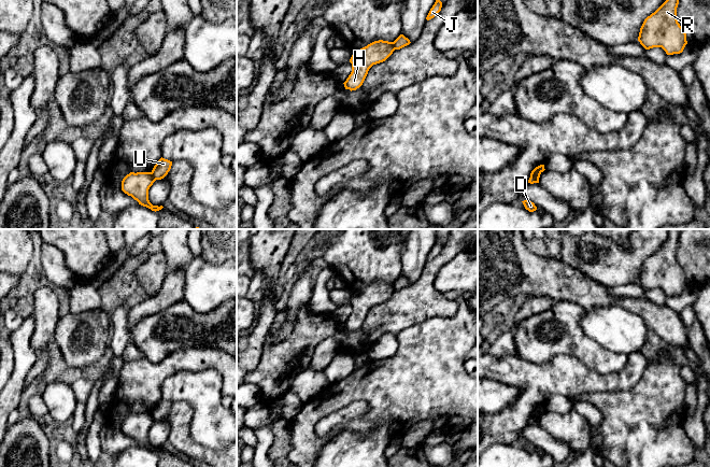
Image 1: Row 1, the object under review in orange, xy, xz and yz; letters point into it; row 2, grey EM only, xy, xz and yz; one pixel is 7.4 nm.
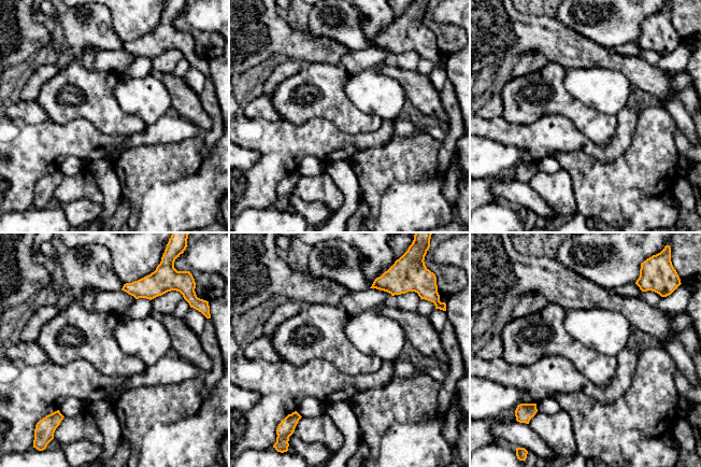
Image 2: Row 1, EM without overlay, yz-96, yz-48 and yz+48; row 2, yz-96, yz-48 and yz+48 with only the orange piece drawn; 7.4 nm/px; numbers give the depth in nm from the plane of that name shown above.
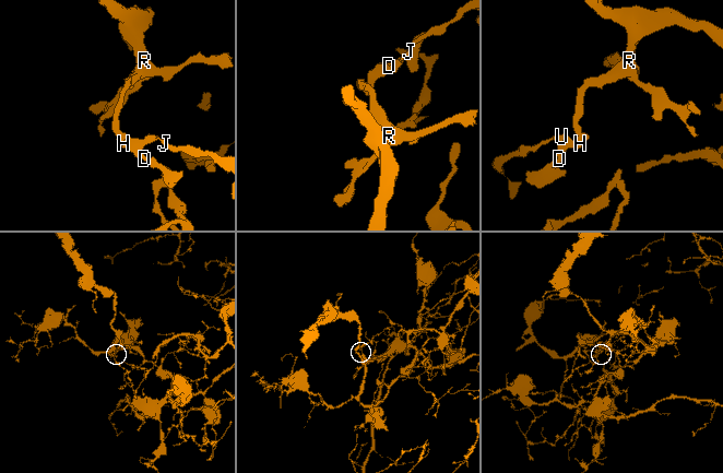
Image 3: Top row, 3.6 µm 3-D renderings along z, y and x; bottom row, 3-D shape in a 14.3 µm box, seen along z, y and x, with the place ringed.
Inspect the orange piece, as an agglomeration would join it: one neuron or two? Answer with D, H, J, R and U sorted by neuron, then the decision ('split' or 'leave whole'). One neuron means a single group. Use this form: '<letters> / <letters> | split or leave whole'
D H R / J U | split

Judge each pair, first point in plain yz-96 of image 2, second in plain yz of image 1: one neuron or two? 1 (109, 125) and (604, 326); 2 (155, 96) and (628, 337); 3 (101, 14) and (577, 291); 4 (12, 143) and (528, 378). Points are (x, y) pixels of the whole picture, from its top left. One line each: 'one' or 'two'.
1: two
2: one
3: two
4: one

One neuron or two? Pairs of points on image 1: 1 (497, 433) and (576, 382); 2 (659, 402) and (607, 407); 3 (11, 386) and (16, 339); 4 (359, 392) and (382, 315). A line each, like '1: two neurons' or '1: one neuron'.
1: one neuron
2: one neuron
3: one neuron
4: two neurons

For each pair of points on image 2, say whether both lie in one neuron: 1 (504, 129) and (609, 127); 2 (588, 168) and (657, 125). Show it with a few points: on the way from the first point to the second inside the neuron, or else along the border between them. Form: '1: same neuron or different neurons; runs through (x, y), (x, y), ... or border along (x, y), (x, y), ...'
1: different neurons; border along (557, 114), (567, 116), (584, 135), (598, 144)
2: same neuron; runs through (606, 169), (619, 169), (645, 143)

